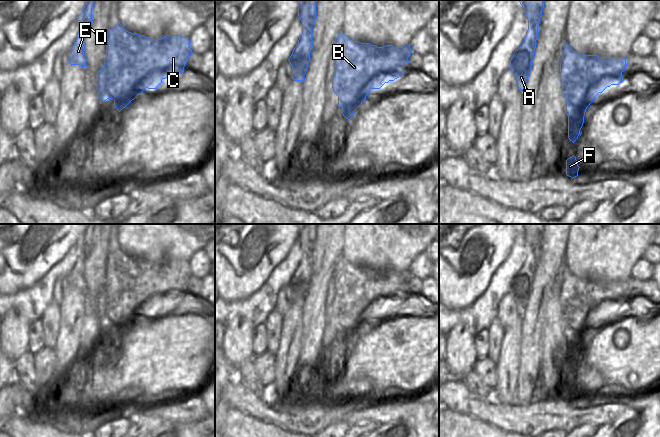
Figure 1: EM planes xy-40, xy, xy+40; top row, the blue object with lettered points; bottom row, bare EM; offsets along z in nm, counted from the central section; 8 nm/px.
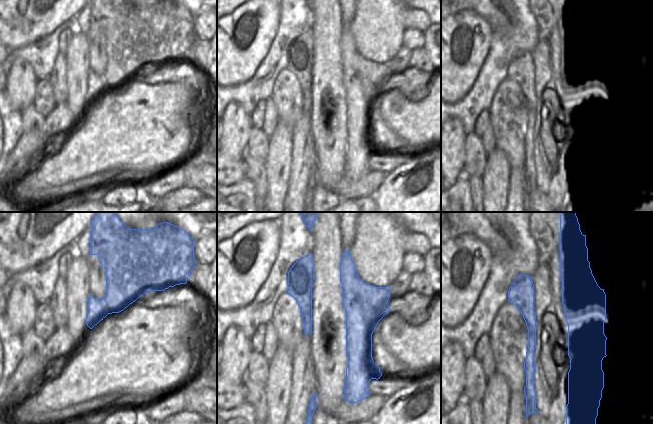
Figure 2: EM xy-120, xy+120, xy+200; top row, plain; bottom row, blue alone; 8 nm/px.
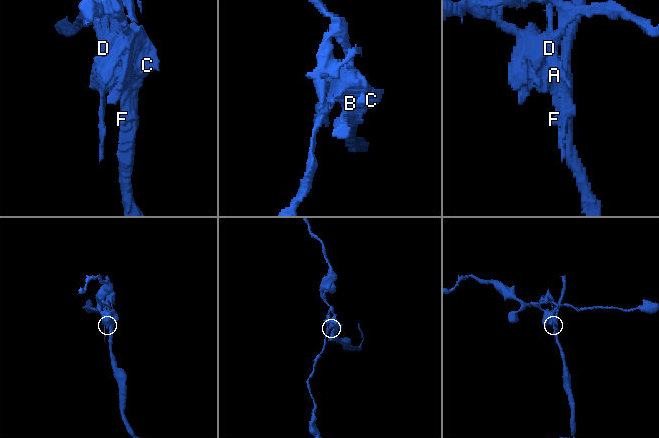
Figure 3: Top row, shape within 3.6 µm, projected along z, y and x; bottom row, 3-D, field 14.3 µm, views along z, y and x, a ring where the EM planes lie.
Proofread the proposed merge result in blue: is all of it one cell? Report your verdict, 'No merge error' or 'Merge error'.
Merge error

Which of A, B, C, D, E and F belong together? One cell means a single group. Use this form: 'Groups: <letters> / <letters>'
Groups: A B C D E / F

